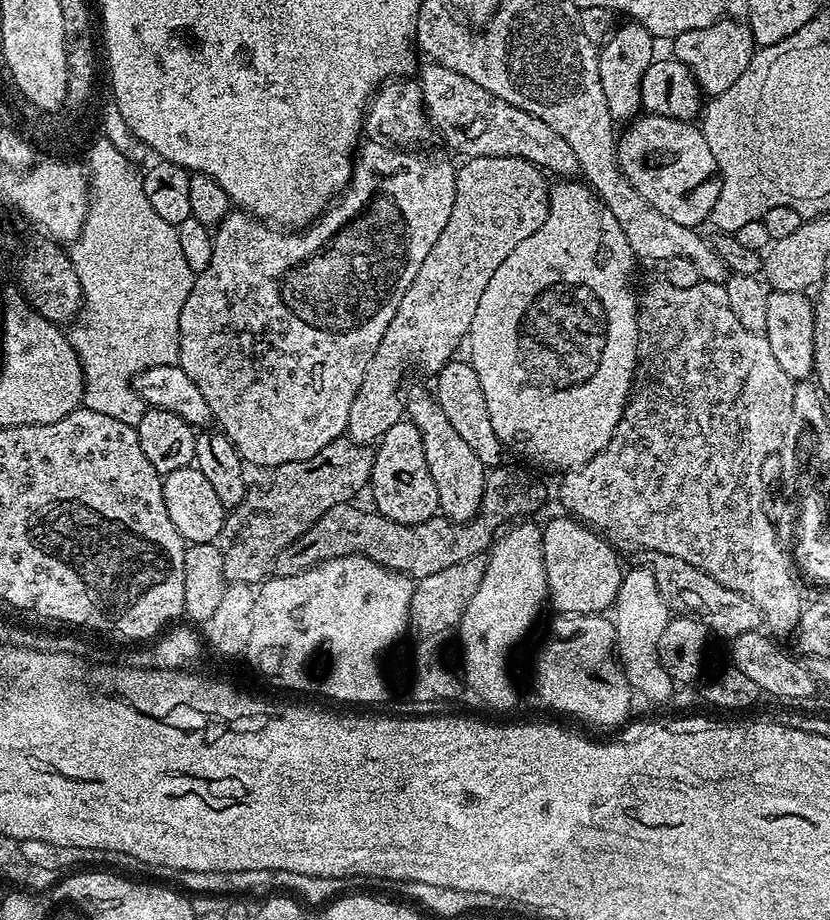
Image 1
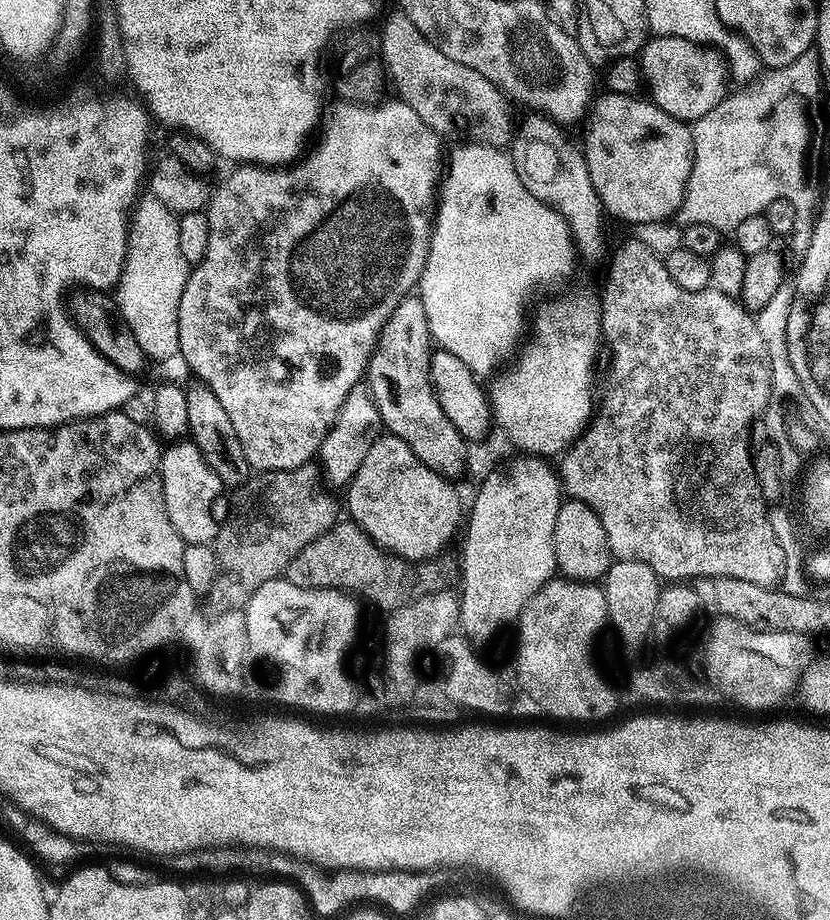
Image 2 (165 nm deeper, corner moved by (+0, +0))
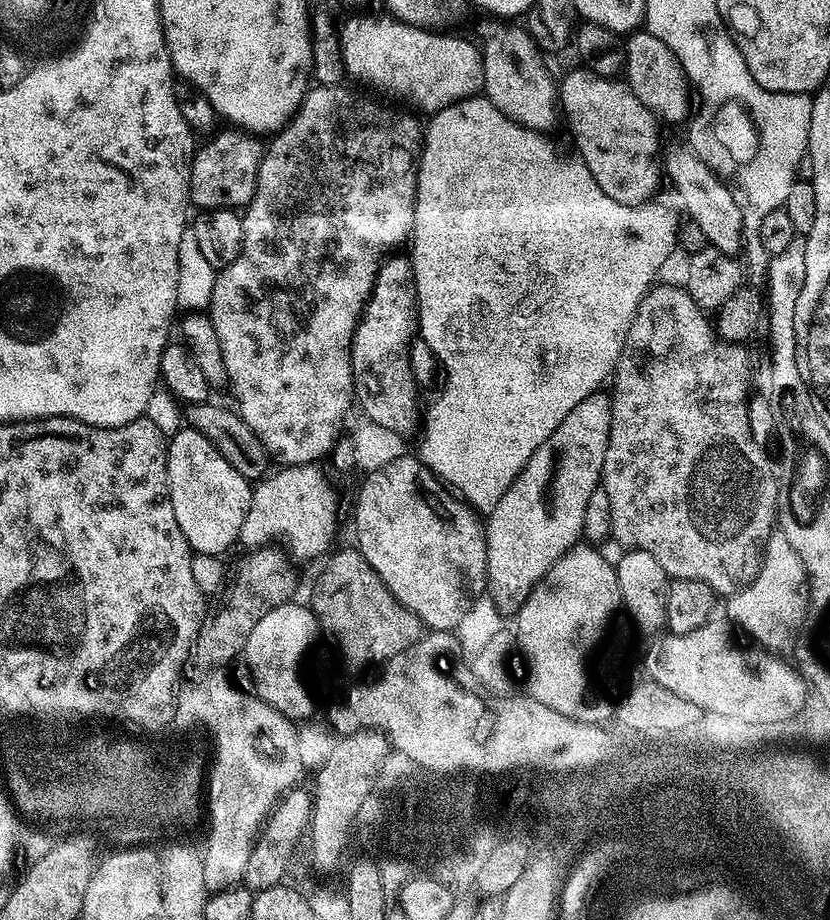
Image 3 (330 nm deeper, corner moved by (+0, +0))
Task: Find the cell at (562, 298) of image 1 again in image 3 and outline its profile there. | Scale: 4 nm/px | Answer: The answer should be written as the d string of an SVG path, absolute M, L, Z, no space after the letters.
M527 27L500 28L492 32L482 41L482 51L485 62L485 82L483 95L487 96L490 103L498 106L502 114L506 114L514 122L526 126L535 132L551 133L551 128L556 124L556 116L561 115L562 109L558 103L558 84L552 81L552 72L548 69L545 53L534 42L534 38L528 33Z

